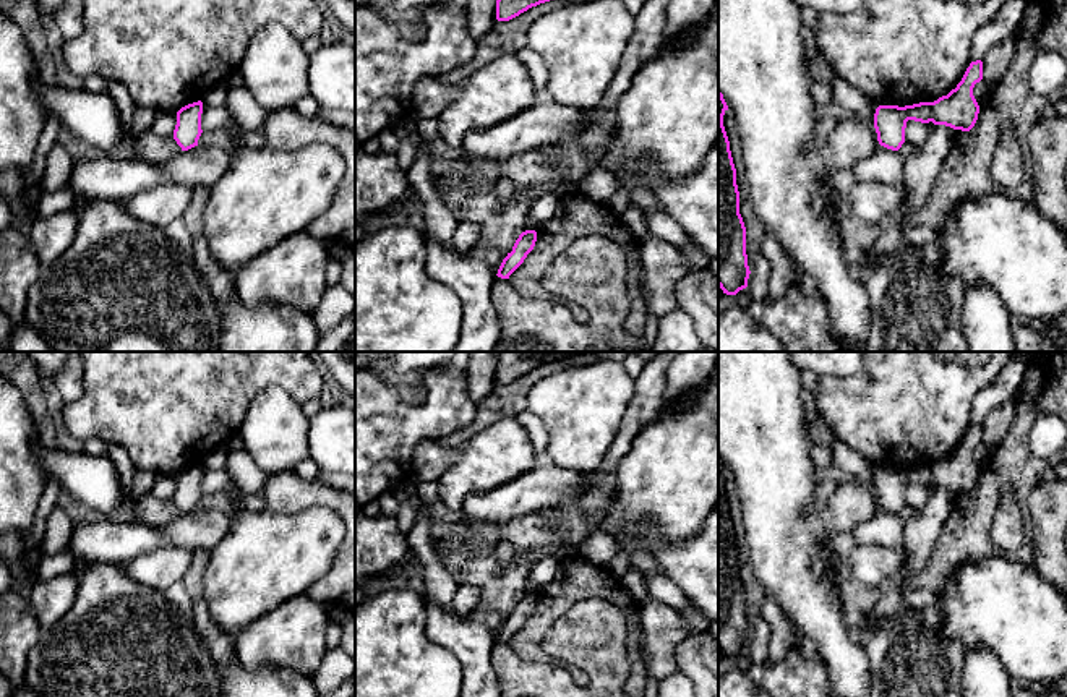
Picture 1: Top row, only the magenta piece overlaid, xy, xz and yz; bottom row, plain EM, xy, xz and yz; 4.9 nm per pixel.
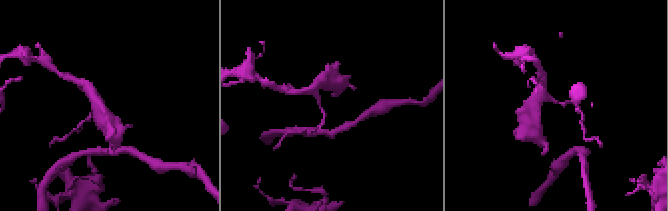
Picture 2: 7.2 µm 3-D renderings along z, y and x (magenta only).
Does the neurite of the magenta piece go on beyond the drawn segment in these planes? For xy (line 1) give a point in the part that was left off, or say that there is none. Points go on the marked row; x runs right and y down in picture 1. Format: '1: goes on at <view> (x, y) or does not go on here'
1: does not go on here

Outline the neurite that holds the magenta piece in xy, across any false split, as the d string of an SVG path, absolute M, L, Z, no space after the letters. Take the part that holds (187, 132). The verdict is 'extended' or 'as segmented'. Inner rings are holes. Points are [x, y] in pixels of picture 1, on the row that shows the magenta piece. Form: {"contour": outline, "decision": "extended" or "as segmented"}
{"contour": "M201 100L188 104L177 112L177 125L174 130L174 139L182 148L182 151L188 151L198 146L198 139L203 133L201 113L203 113Z", "decision": "as segmented"}

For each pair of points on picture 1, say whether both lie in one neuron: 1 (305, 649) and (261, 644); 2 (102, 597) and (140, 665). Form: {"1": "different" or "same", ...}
{"1": "same", "2": "same"}

